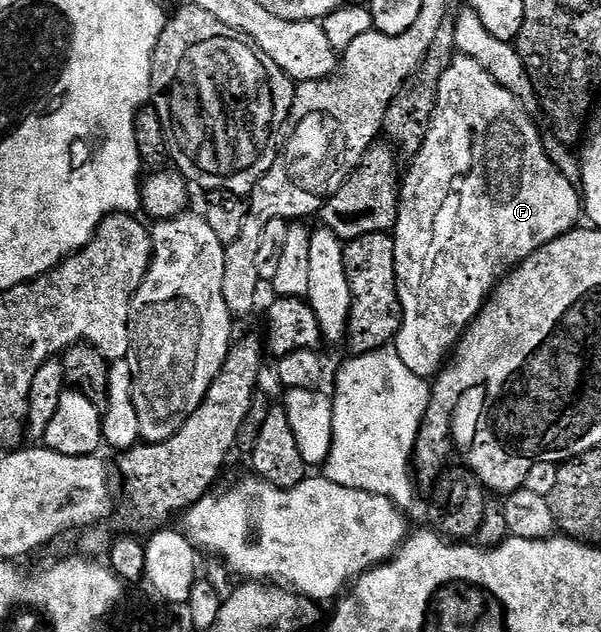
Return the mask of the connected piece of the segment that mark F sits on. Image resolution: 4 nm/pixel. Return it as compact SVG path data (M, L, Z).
M455 56L451 59L451 67L441 76L441 84L437 92L435 115L431 121L429 132L425 136L425 144L410 159L411 167L407 170L407 179L402 179L401 189L397 194L397 213L393 227L393 241L395 244L395 291L399 297L399 312L401 321L399 333L396 334L393 348L401 356L405 368L413 372L418 378L434 379L443 369L449 355L455 349L455 343L463 337L471 321L479 314L483 303L491 297L492 290L499 285L501 279L508 272L524 262L533 252L537 252L545 244L555 238L576 229L578 218L581 218L581 194L576 185L564 177L547 159L545 144L539 140L539 134L529 119L519 120L520 103L503 86L497 84L481 64L472 58Z

